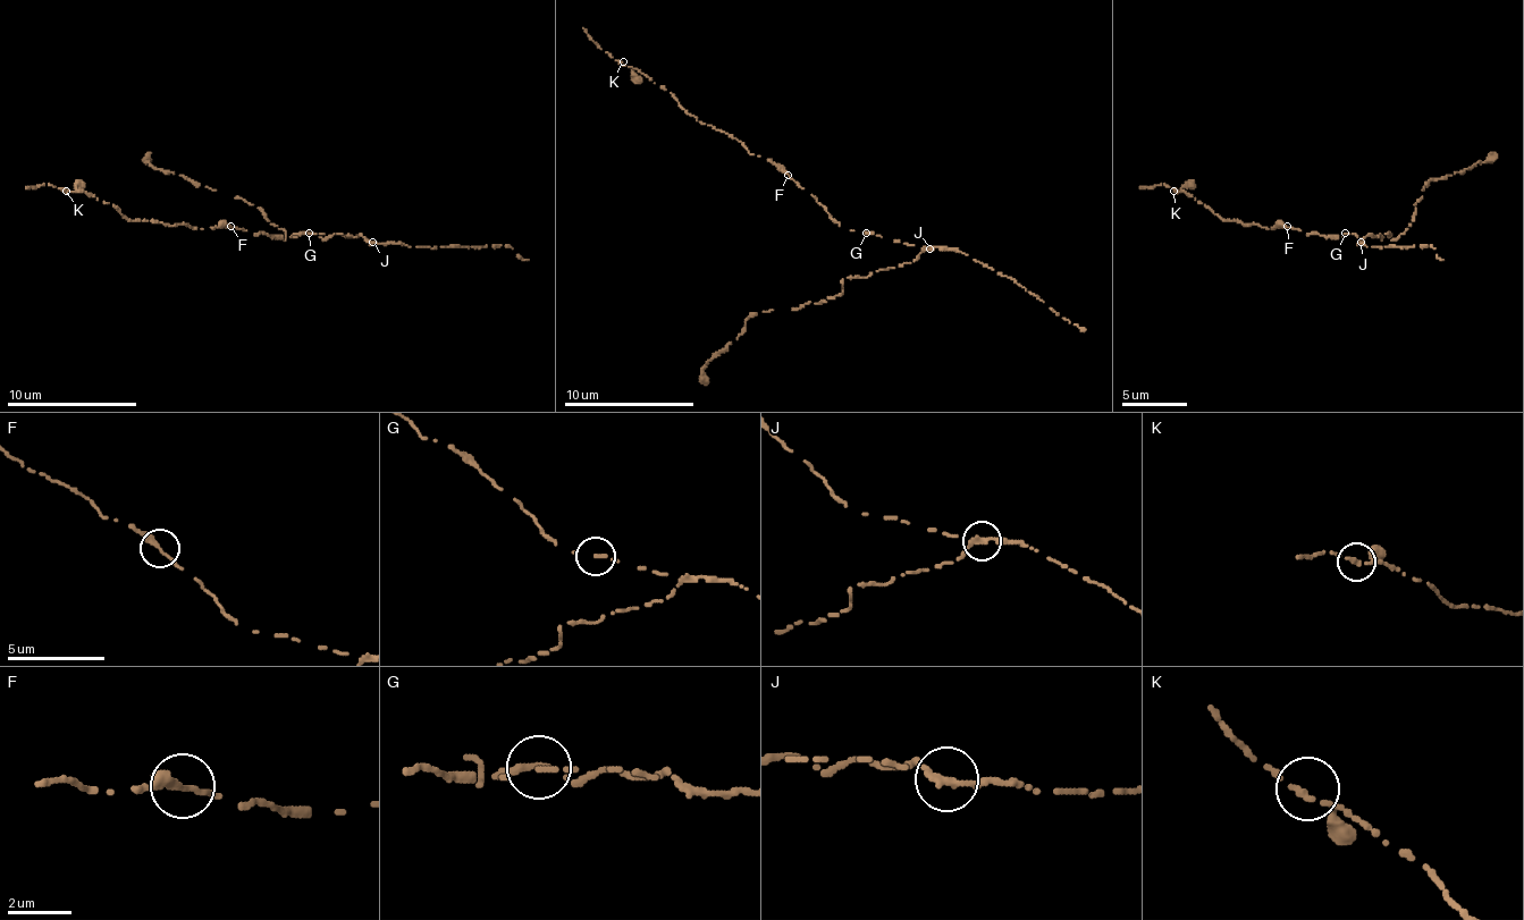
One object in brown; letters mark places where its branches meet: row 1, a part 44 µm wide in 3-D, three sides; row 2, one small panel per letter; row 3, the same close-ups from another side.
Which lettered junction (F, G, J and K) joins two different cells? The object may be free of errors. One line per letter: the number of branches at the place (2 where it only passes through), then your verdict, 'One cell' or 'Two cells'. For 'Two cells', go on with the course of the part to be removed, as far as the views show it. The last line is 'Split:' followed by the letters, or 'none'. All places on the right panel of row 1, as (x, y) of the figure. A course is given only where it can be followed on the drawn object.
F: Branches: 2. One cell
G: Branches: 1. One cell
J: Branches: 3. Two cells. Course of the part to remove: (1361, 243), (1381, 233), (1390, 233), (1397, 239), (1406, 229), (1426, 187), (1497, 155)
K: Branches: 3. One cell
Split: J

